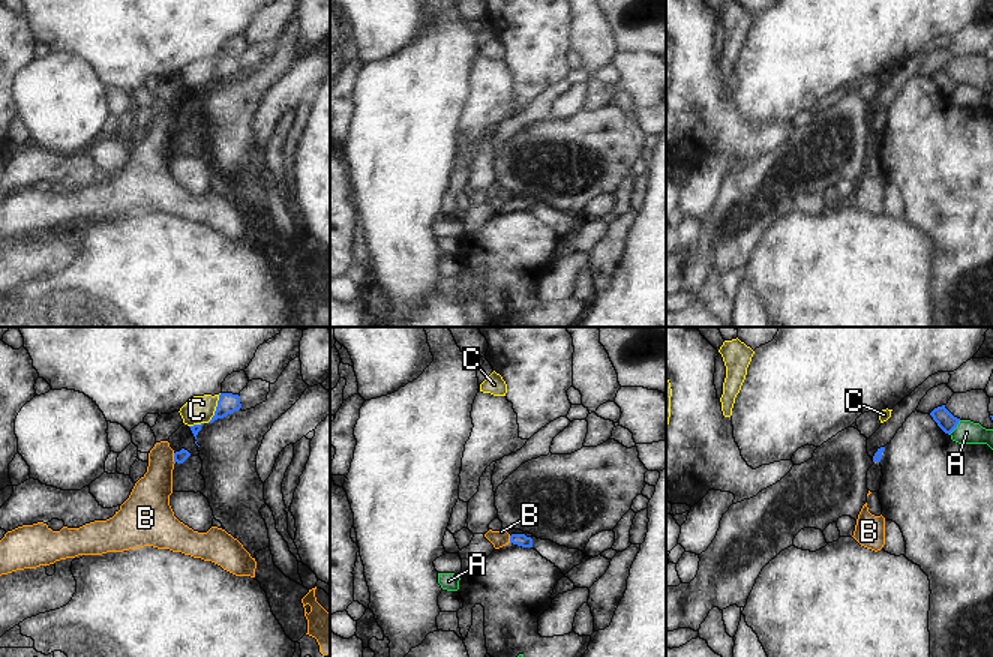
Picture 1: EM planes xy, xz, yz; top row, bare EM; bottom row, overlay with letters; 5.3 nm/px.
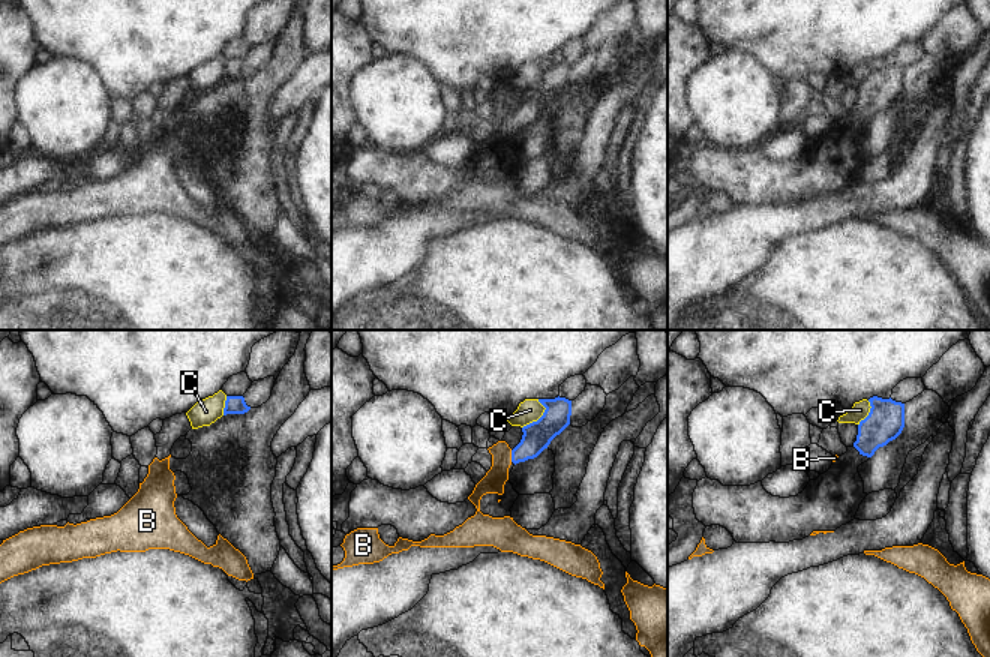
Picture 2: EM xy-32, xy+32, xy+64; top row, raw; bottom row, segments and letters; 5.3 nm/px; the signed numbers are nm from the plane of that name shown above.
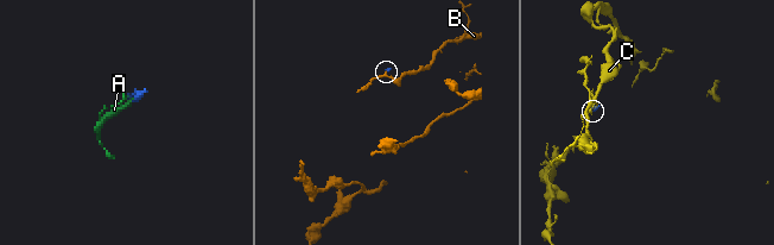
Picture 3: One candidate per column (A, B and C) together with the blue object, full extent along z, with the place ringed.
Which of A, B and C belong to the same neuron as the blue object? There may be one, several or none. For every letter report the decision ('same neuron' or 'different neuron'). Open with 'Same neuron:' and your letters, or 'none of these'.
Same neuron: none of these
A: different neuron
B: different neuron
C: different neuron

